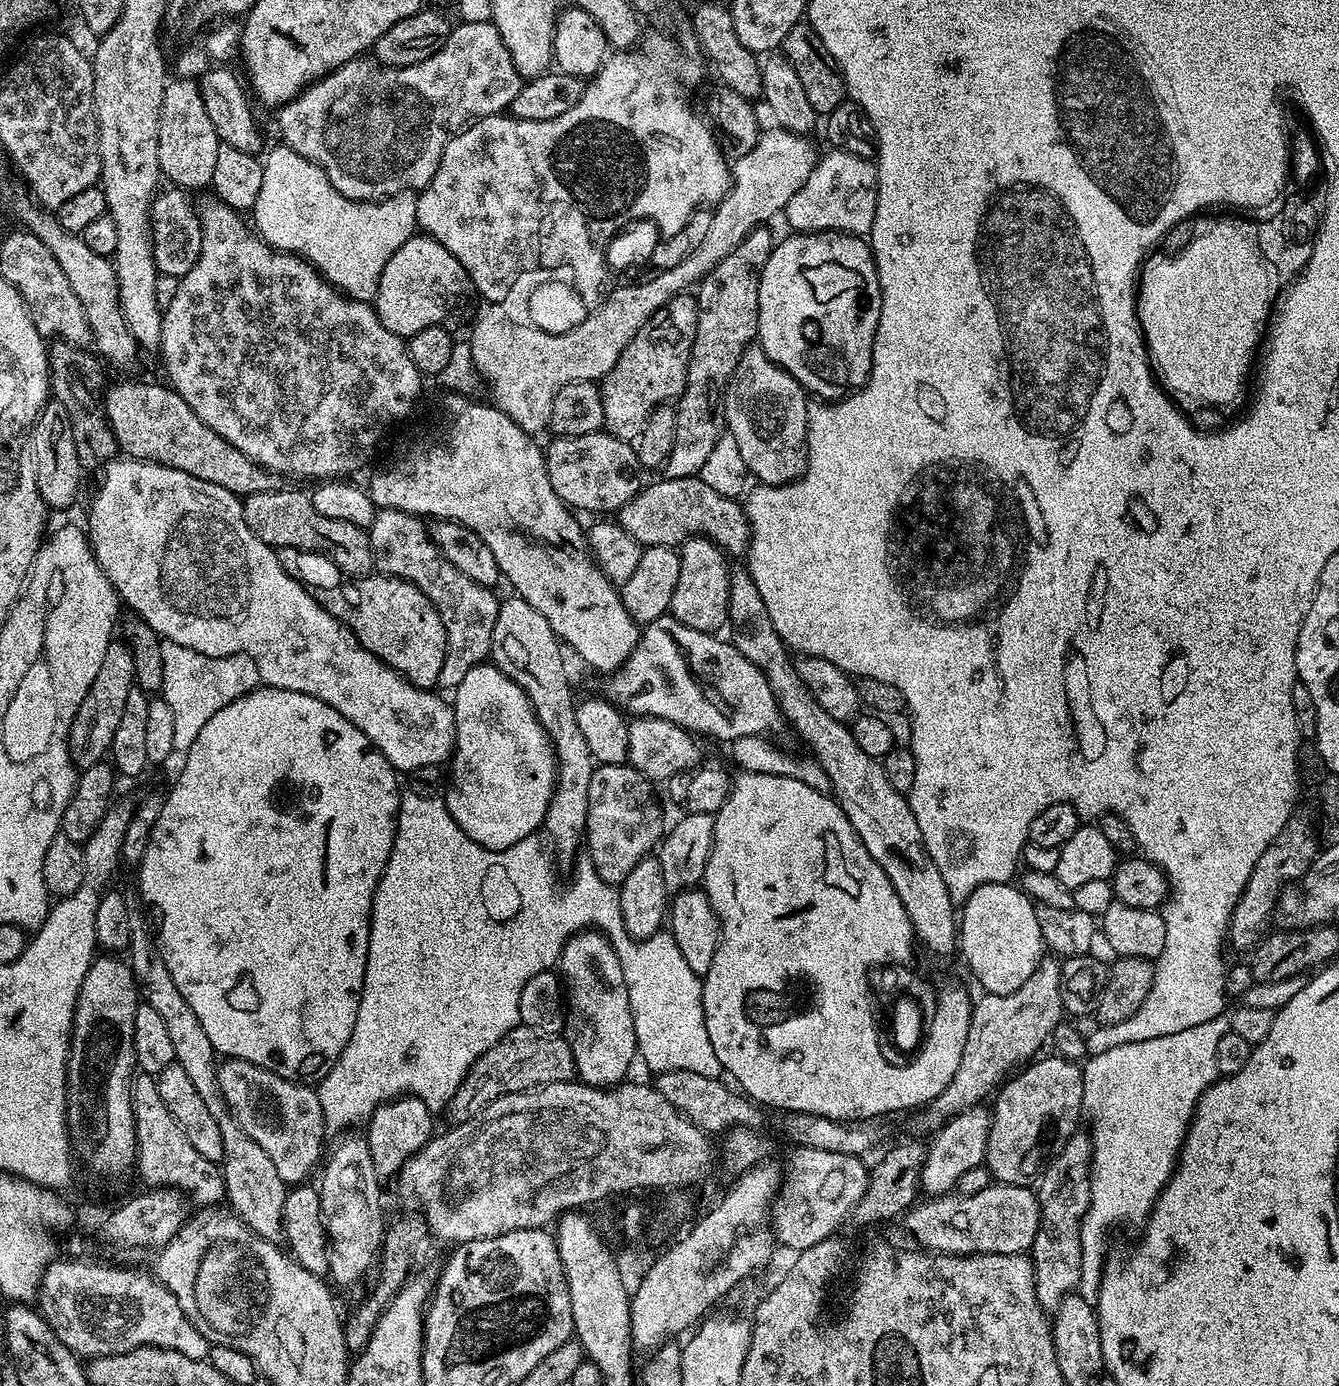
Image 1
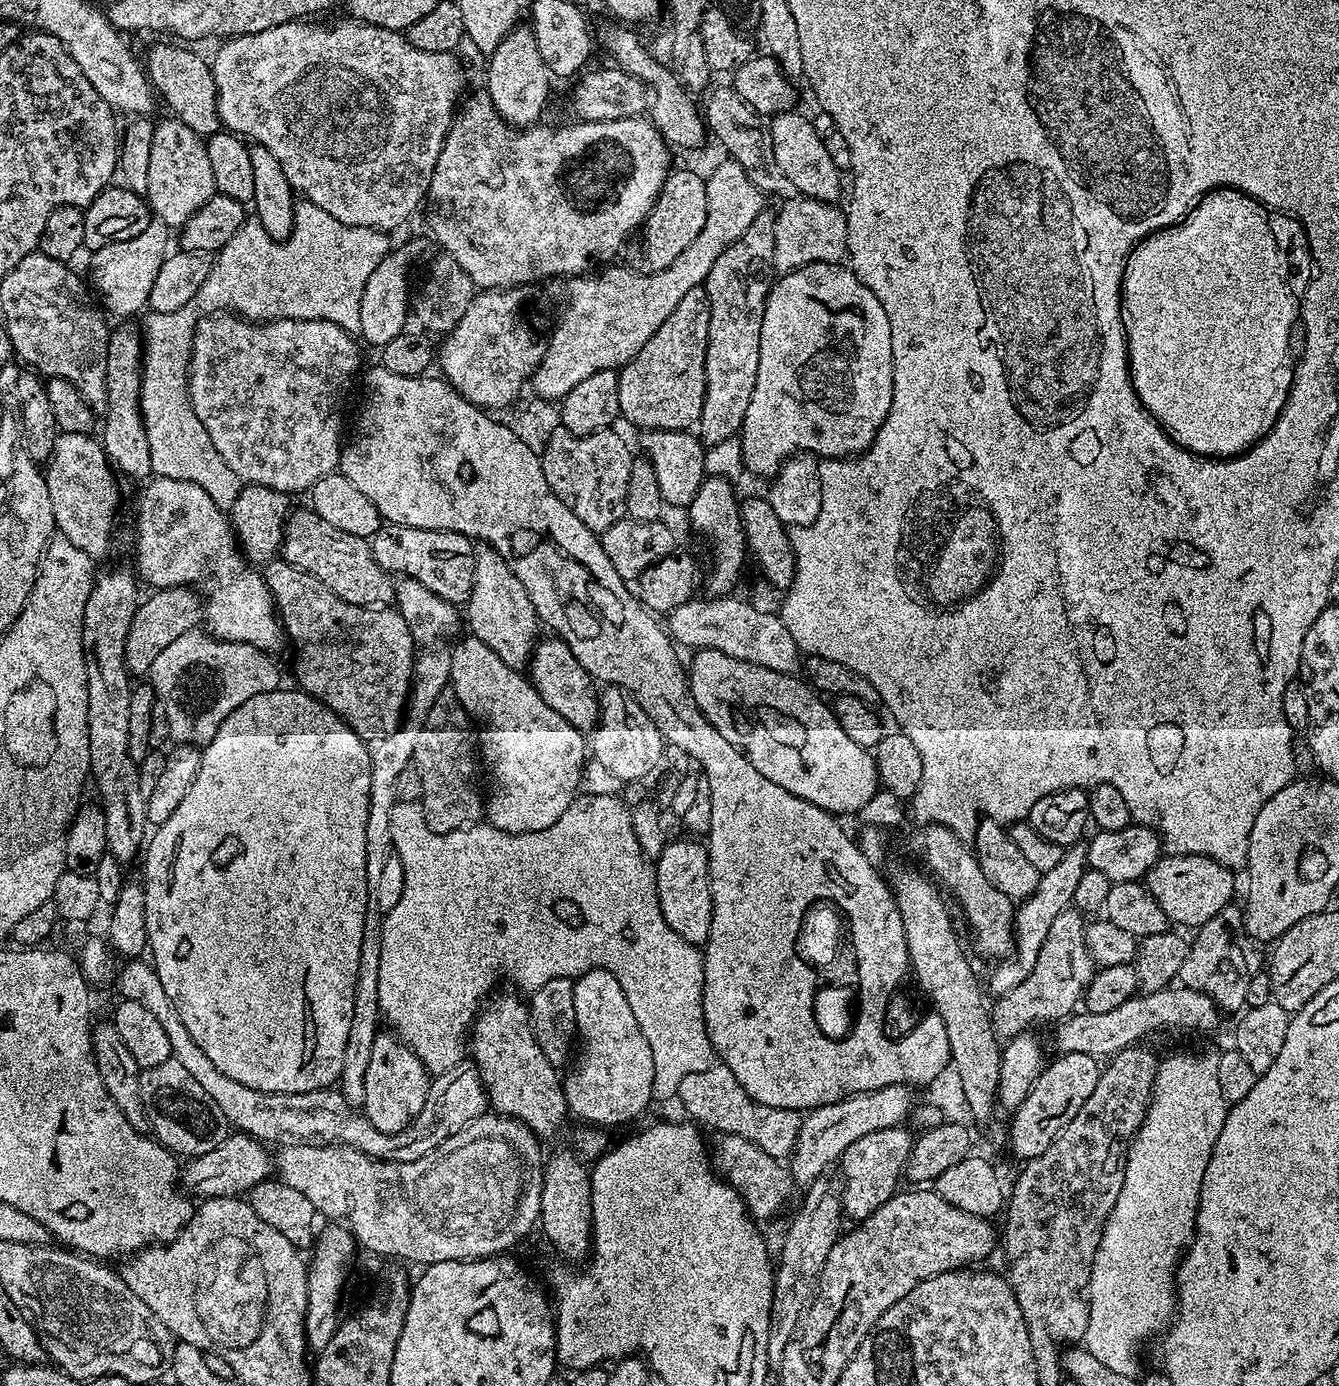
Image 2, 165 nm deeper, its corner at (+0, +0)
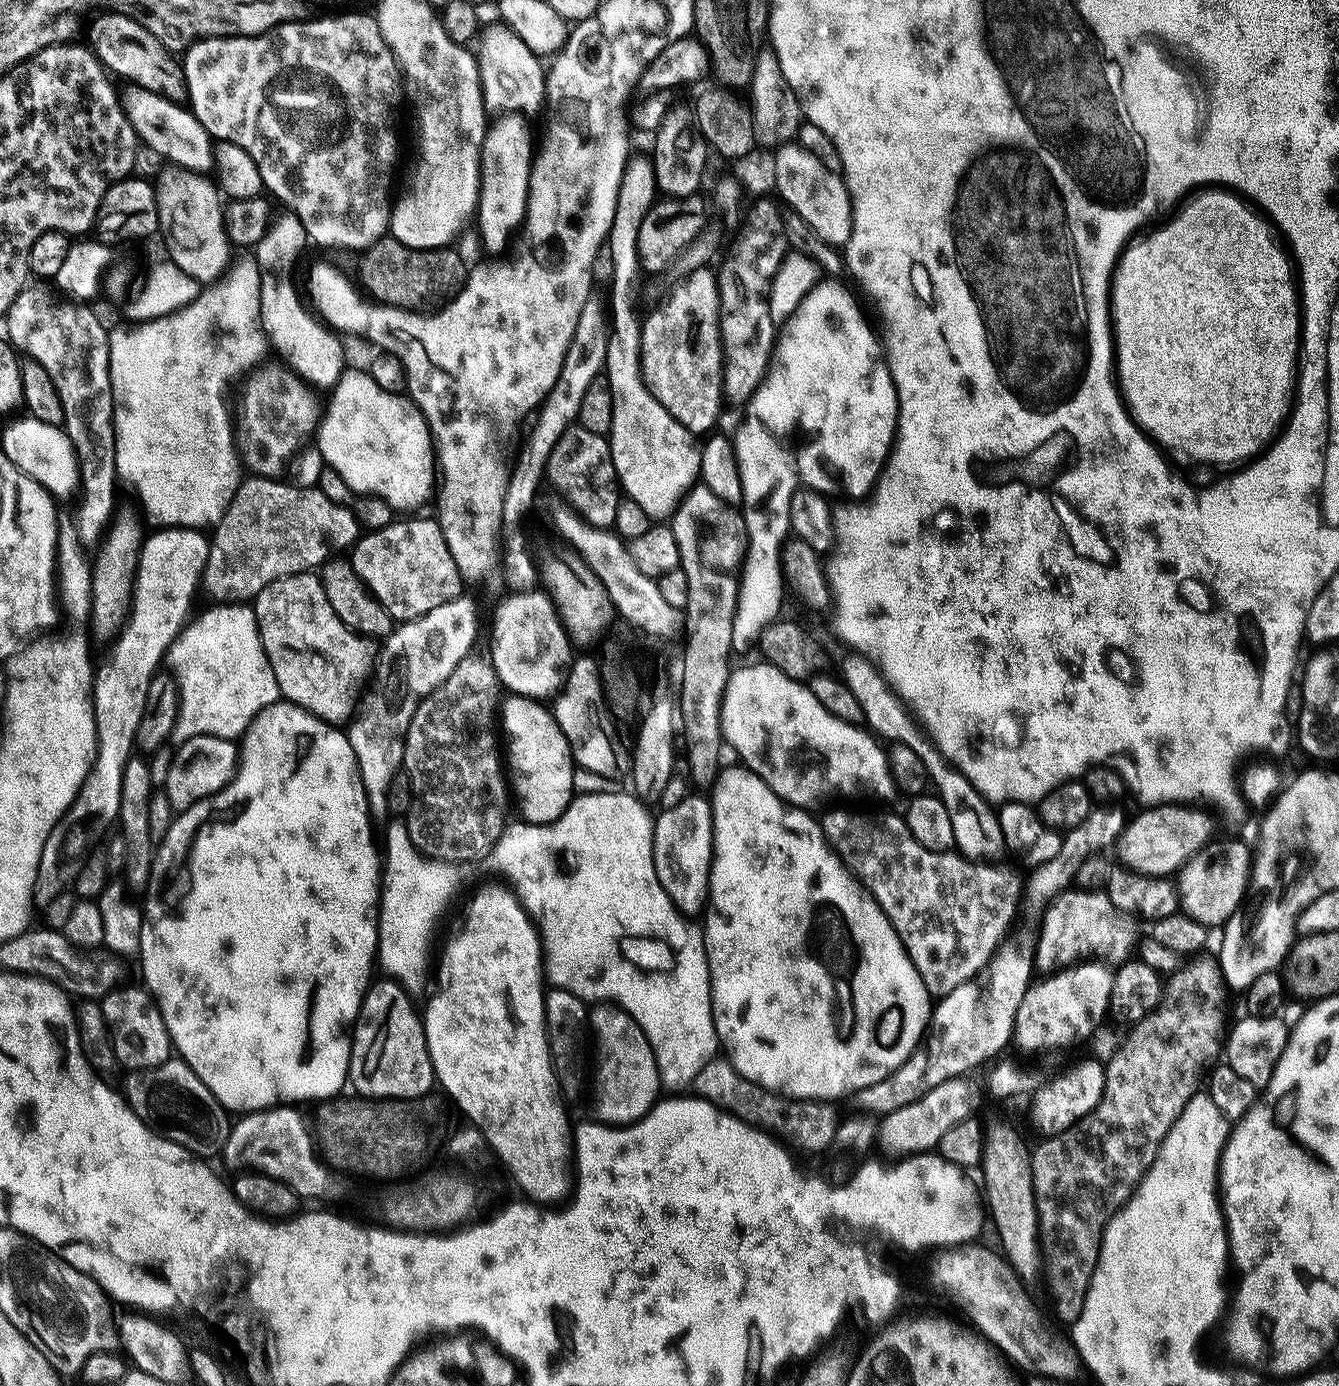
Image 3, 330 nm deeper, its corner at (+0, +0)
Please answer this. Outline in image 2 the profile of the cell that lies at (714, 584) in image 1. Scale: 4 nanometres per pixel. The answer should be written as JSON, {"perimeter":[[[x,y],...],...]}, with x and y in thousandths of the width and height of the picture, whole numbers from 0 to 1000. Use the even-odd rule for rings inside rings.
{"perimeter":[[[527,343],[526,346],[521,351],[521,355],[512,366],[514,375],[521,386],[526,387],[529,392],[532,392],[532,408],[529,413],[525,413],[524,424],[532,431],[544,429],[547,424],[553,418],[553,412],[556,410],[556,401],[559,400],[559,392],[556,387],[556,380],[553,373],[553,361],[547,353],[547,347],[542,344]]]}

